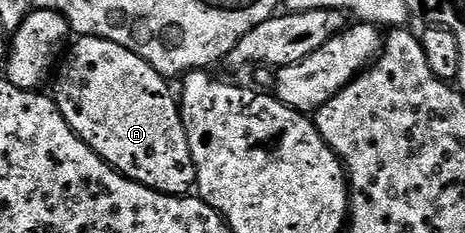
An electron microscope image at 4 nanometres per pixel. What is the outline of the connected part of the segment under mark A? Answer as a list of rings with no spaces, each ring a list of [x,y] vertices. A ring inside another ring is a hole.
[[[86,36],[75,40],[71,46],[71,55],[63,62],[63,67],[58,67],[57,73],[54,75],[55,91],[53,97],[57,108],[61,112],[61,116],[65,116],[65,120],[69,124],[69,128],[73,128],[73,132],[77,132],[77,136],[81,136],[81,140],[85,140],[85,144],[89,144],[89,148],[93,148],[93,152],[97,156],[101,156],[113,169],[124,174],[129,180],[133,180],[142,186],[153,188],[162,194],[174,194],[176,196],[187,196],[192,193],[195,186],[195,165],[193,164],[193,156],[189,152],[189,140],[185,136],[185,128],[183,127],[183,117],[179,114],[179,104],[176,95],[171,95],[168,79],[162,78],[154,68],[145,60],[141,60],[141,56],[137,56],[133,52],[129,52],[129,48],[121,48],[121,44],[113,44],[104,38],[88,38]]]

